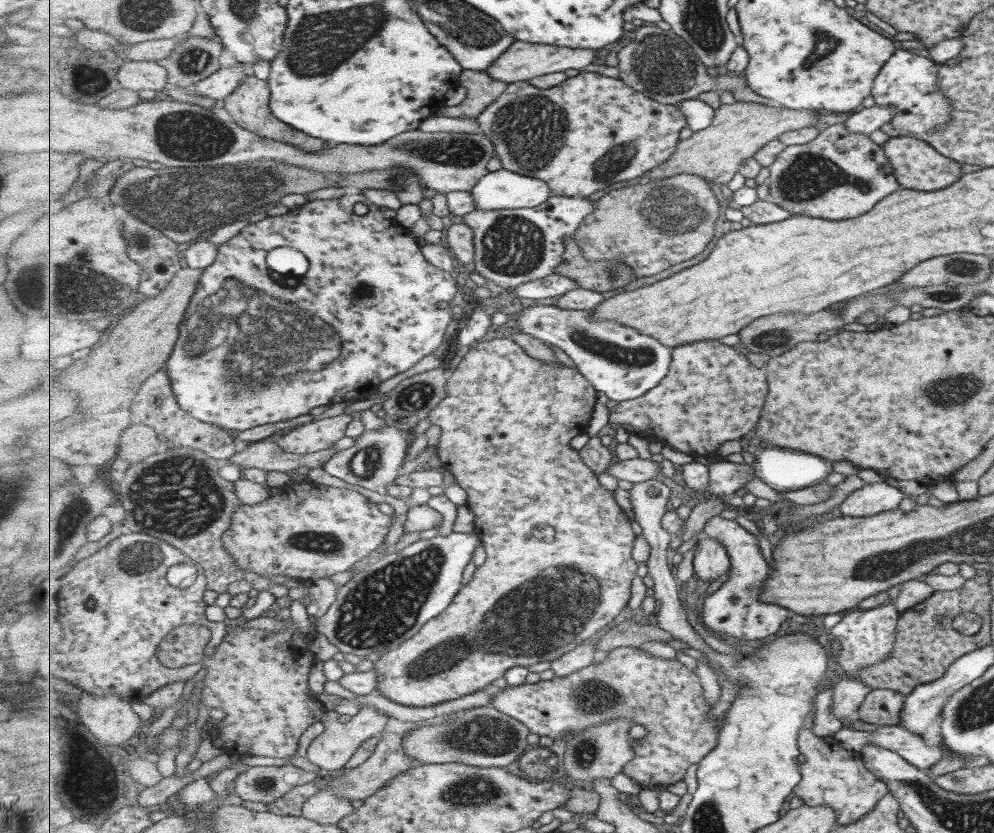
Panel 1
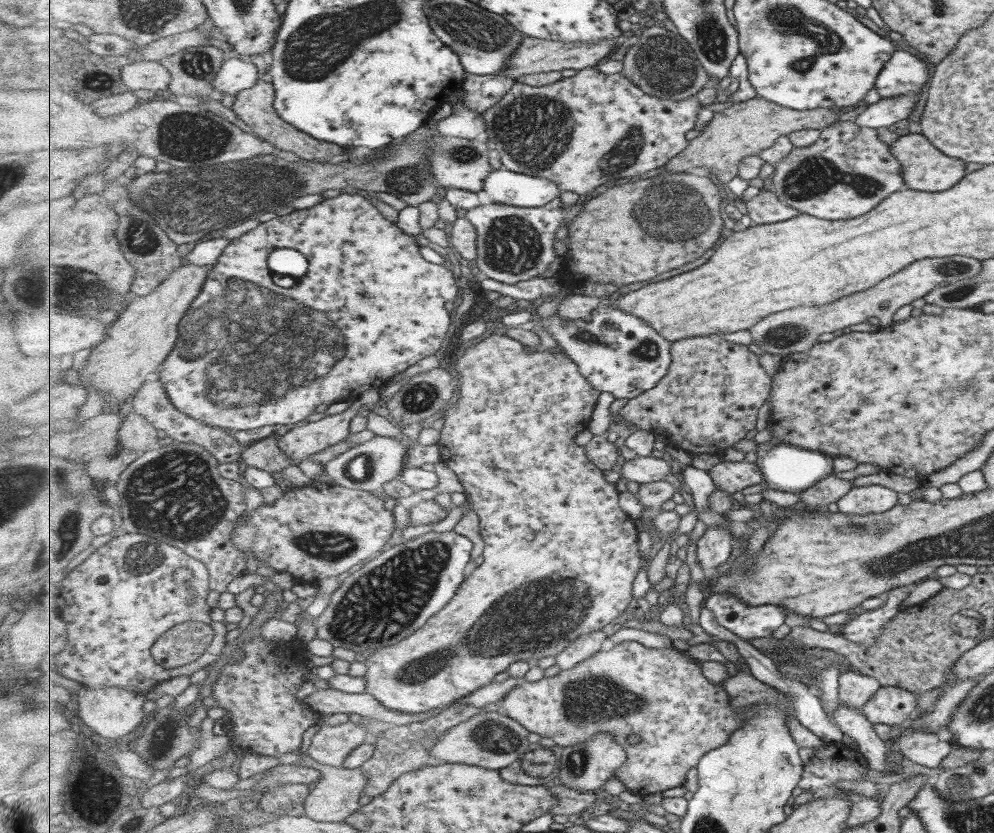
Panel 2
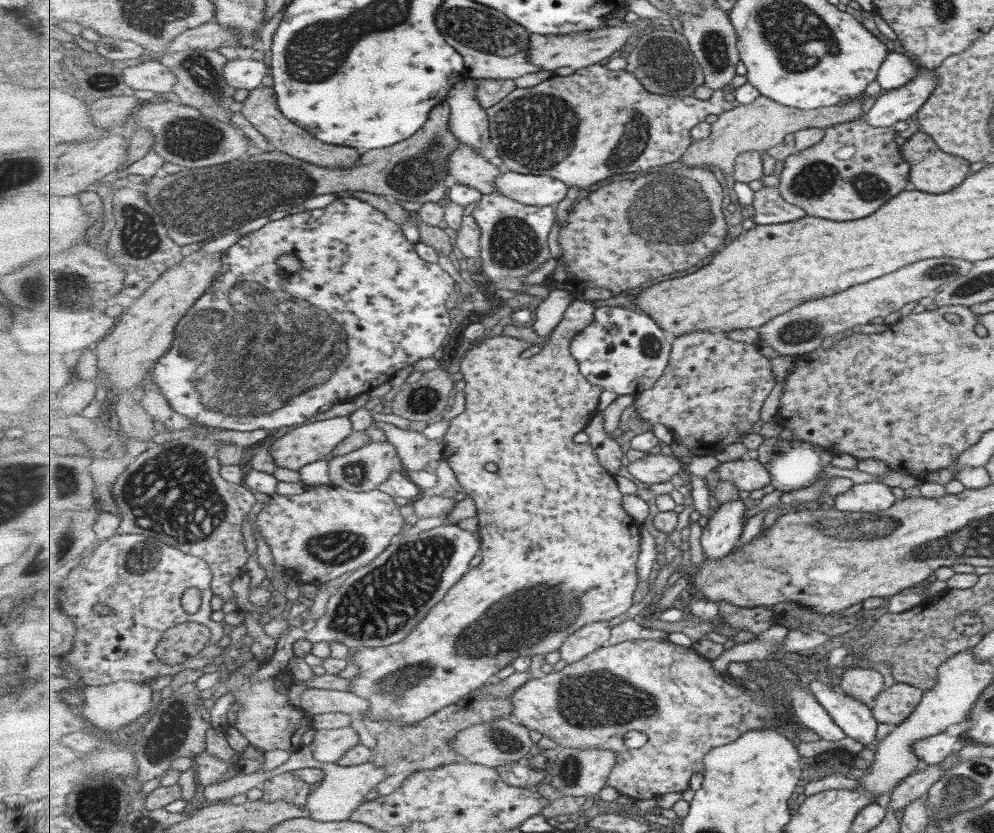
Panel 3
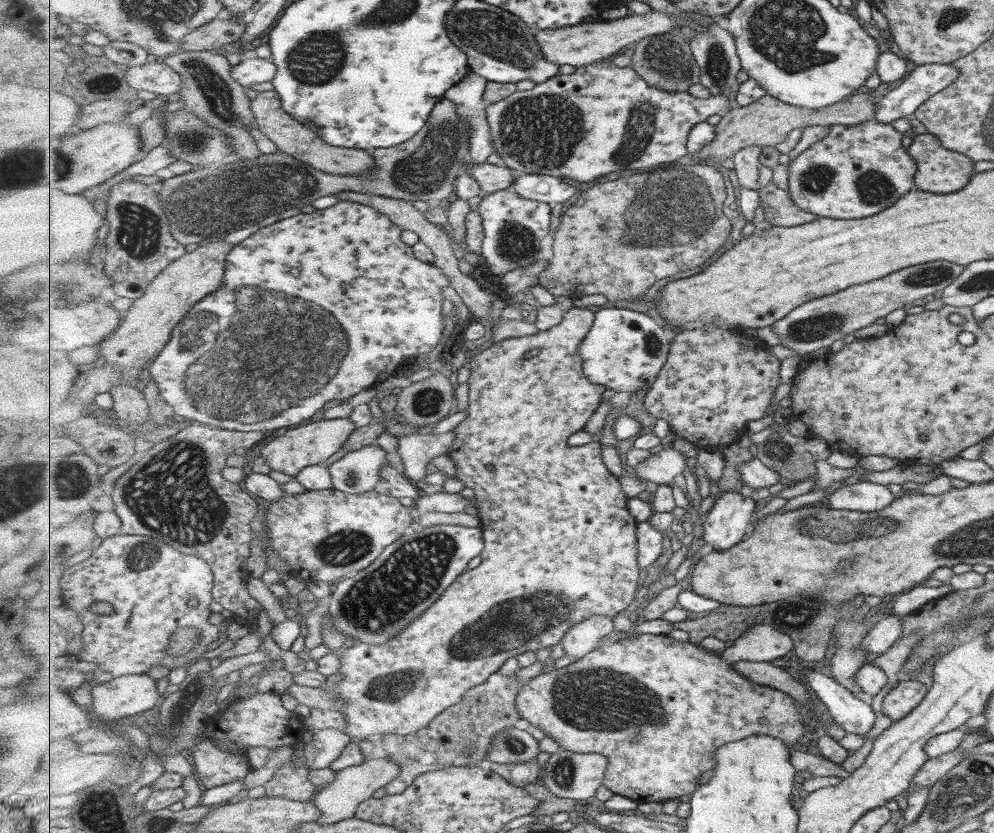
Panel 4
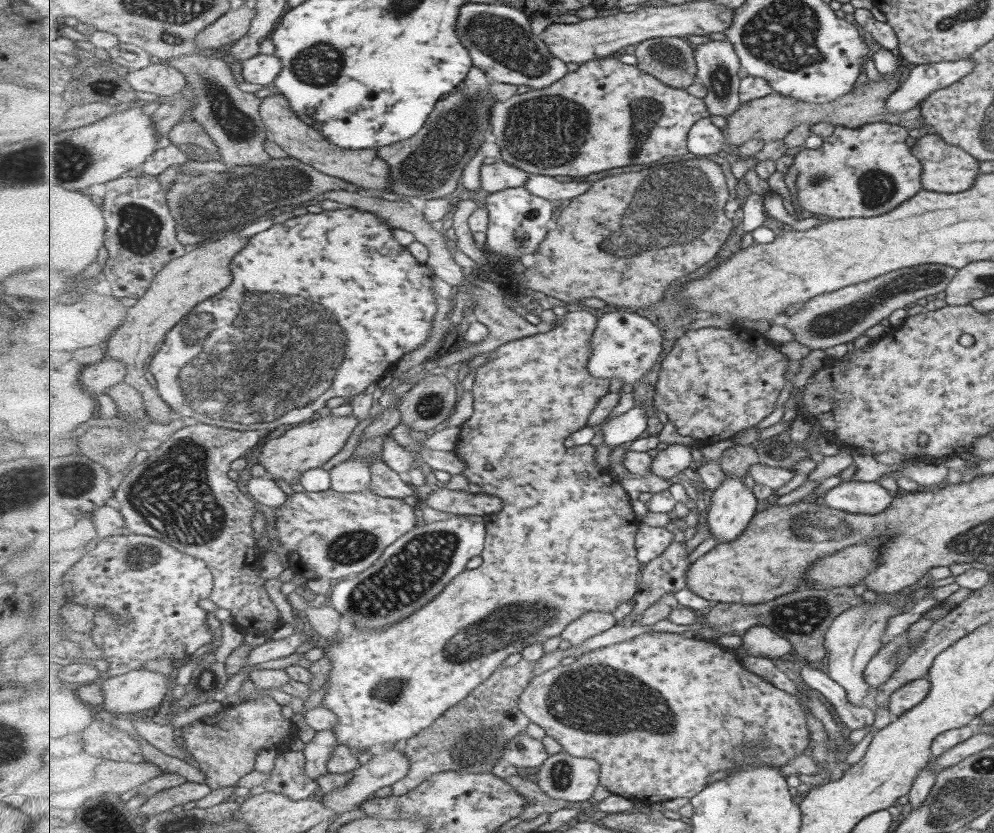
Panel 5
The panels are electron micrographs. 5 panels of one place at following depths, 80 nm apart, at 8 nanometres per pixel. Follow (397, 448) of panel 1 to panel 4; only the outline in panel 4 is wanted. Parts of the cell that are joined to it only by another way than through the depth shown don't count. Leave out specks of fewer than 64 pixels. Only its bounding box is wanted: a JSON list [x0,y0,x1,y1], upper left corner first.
[329,444,388,494]

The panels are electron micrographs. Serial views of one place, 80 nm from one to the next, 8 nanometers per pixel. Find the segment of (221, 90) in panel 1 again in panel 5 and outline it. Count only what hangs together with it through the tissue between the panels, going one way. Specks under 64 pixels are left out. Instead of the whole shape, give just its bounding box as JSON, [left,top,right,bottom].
[242,54,283,86]

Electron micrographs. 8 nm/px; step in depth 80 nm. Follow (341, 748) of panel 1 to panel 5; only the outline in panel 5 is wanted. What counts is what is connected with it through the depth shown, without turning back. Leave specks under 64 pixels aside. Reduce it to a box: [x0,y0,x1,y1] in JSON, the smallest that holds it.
[305,729,340,780]

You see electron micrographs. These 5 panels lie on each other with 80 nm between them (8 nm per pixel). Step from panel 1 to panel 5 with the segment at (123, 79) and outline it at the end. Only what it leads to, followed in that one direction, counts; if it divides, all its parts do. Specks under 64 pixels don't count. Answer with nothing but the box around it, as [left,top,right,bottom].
[126,62,187,100]

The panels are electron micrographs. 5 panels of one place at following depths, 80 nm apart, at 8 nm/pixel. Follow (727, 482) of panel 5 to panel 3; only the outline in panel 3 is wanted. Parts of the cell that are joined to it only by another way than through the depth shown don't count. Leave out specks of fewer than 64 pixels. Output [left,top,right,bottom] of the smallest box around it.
[701,500,745,561]

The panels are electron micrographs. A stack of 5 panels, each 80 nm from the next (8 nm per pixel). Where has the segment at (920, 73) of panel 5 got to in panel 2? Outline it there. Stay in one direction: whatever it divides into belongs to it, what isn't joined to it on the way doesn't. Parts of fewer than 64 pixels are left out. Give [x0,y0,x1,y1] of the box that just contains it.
[853,95,918,128]

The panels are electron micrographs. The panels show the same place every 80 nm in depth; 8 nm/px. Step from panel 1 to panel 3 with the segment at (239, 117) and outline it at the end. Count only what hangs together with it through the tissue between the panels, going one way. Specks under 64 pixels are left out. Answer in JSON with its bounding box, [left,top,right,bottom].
[241,87,362,169]

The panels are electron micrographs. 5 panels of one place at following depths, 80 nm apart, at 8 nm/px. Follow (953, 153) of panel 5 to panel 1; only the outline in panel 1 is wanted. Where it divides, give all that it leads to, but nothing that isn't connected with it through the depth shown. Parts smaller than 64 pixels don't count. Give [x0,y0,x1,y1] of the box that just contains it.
[882,136,961,192]

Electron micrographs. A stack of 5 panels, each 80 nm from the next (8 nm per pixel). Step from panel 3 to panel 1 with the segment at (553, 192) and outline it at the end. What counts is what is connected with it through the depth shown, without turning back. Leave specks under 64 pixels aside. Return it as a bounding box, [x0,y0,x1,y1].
[472,168,552,210]

